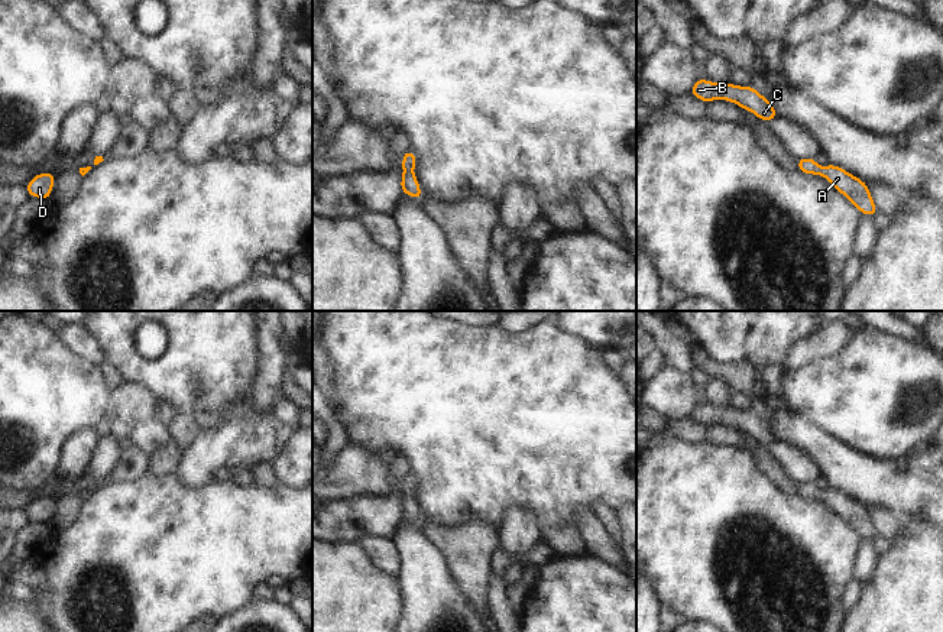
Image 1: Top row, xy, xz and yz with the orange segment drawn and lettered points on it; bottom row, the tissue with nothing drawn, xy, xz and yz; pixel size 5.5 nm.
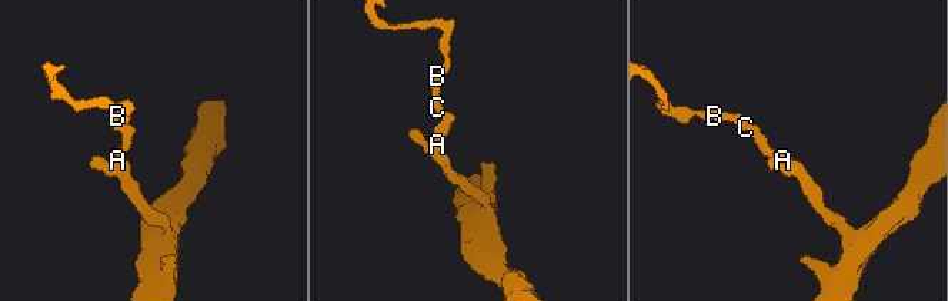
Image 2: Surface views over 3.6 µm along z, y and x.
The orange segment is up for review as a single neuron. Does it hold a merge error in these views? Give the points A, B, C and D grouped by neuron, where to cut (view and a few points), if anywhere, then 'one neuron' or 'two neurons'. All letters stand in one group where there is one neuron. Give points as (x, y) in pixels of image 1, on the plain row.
groups A B C D; cut none; one neuron

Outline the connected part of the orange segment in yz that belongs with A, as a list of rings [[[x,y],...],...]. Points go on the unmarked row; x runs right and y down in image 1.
[[[795,483],[797,493],[808,499],[822,499],[829,505],[843,521],[846,521],[863,539],[871,542],[878,537],[872,524],[871,515],[865,505],[853,500],[848,495],[833,487],[820,492],[816,483]]]

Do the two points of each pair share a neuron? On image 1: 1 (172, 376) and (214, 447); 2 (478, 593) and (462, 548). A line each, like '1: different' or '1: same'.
1: different
2: same

